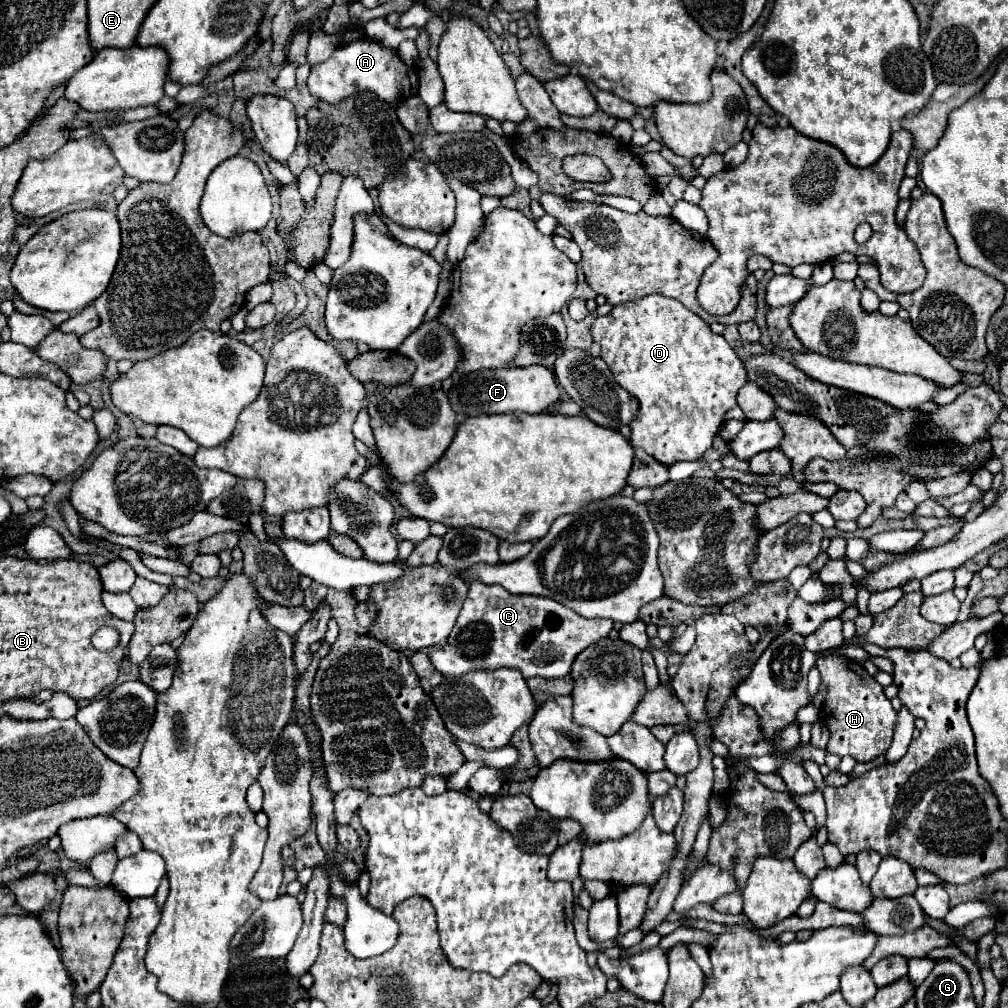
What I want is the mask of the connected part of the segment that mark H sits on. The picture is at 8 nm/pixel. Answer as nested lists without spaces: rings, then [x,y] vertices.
[[[836,649],[818,653],[816,669],[826,685],[826,699],[820,707],[820,721],[828,727],[828,753],[852,755],[856,761],[866,763],[878,755],[884,755],[892,745],[892,731],[896,727],[896,711],[886,699],[882,685],[856,661],[844,657]]]

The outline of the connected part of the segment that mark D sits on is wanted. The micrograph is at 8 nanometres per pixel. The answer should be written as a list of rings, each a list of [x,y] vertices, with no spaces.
[[[648,295],[636,303],[614,307],[608,315],[592,323],[590,335],[592,341],[600,345],[602,359],[616,383],[642,403],[642,429],[632,429],[630,437],[634,447],[644,449],[666,467],[676,461],[694,461],[712,447],[714,437],[726,421],[726,413],[736,407],[740,387],[748,383],[748,373],[742,367],[744,363],[722,335],[712,333],[710,325],[696,313],[664,295]]]

